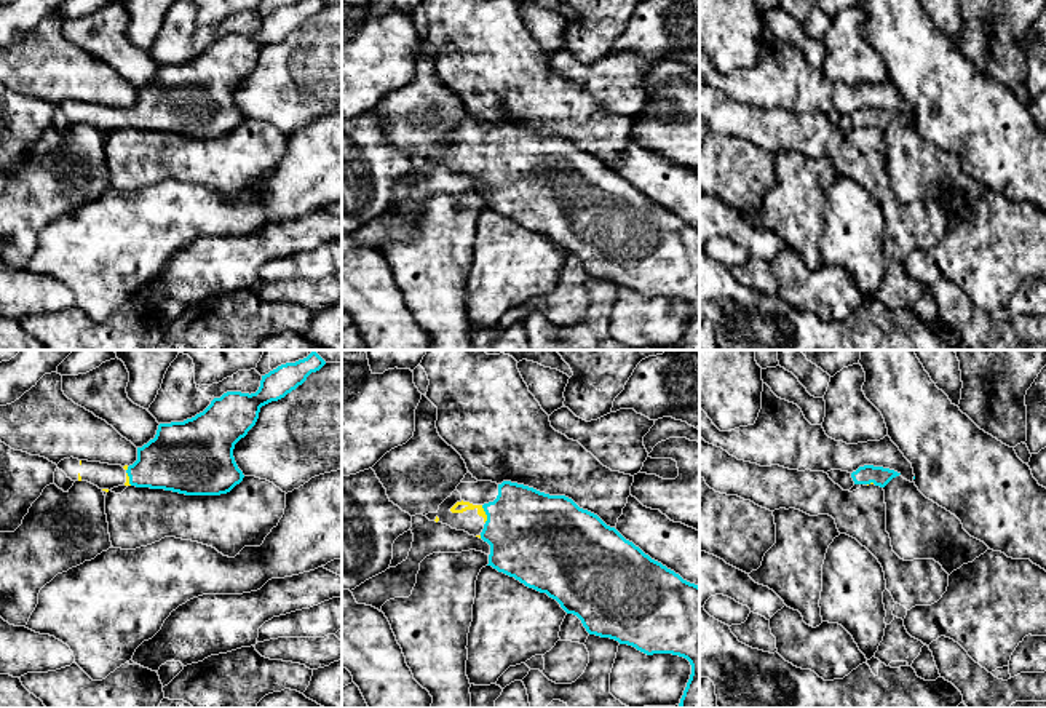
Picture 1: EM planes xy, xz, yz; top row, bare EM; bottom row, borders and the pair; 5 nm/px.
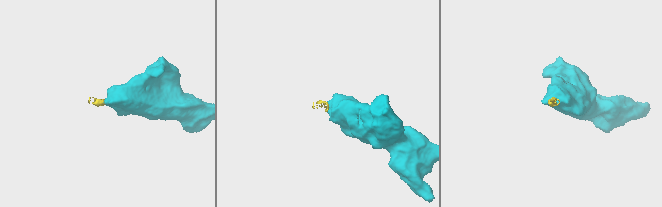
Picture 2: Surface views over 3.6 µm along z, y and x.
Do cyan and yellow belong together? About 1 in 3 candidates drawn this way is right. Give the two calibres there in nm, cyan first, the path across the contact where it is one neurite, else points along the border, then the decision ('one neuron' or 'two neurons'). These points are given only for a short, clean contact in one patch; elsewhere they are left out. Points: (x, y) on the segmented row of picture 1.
calibres 440 and 60 nm; one neuron

